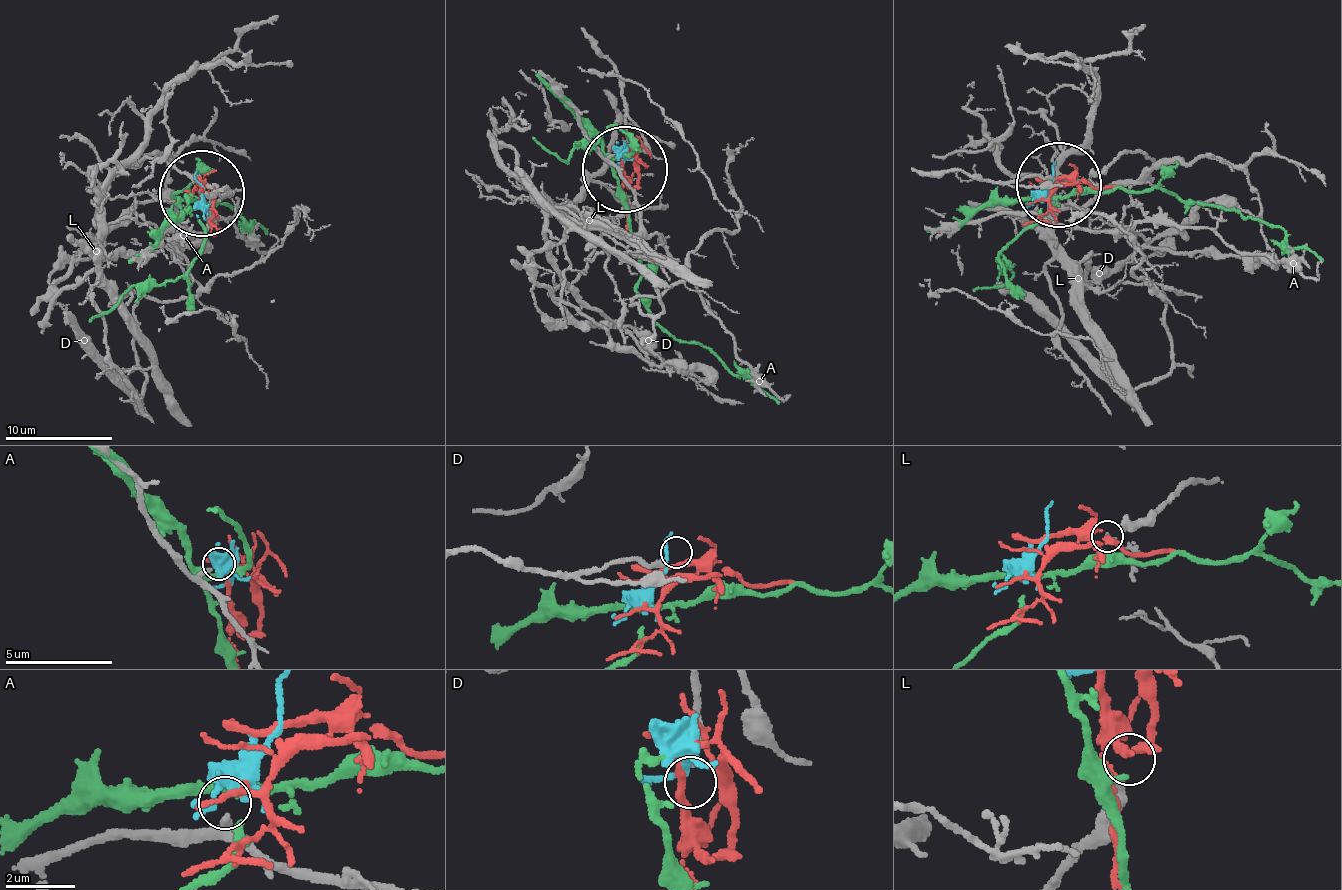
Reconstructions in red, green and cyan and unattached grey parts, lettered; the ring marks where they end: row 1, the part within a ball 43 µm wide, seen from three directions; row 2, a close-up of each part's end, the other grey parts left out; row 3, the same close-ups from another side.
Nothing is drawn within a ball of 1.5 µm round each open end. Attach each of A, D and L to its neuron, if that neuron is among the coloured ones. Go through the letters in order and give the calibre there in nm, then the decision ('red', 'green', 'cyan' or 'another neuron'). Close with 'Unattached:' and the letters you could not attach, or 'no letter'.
A: calibre 190 nm; cyan
D: calibre 240 nm; another neuron
L: calibre 440 nm; red
Unattached: D

